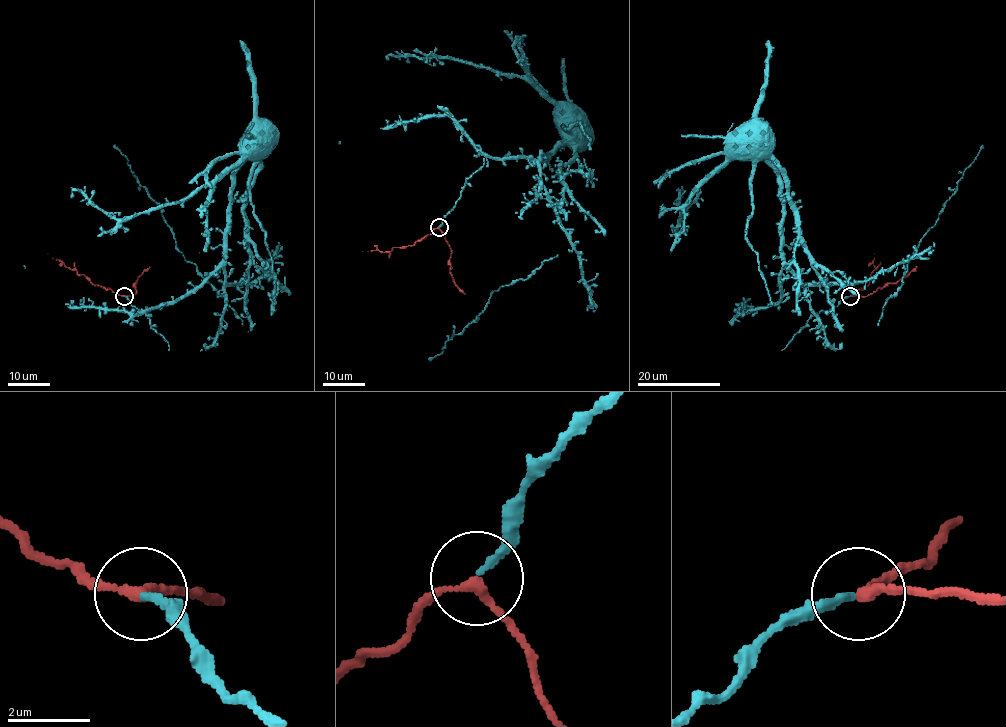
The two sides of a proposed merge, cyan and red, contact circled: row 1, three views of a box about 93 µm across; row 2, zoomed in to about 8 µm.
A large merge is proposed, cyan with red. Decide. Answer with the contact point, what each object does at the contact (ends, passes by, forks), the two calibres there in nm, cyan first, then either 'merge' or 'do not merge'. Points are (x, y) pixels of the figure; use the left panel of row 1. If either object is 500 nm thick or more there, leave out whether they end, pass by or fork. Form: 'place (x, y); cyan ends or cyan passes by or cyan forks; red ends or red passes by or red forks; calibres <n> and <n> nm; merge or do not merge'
place (124, 296); cyan ends; red passes by; calibres 170 and 220 nm; merge

